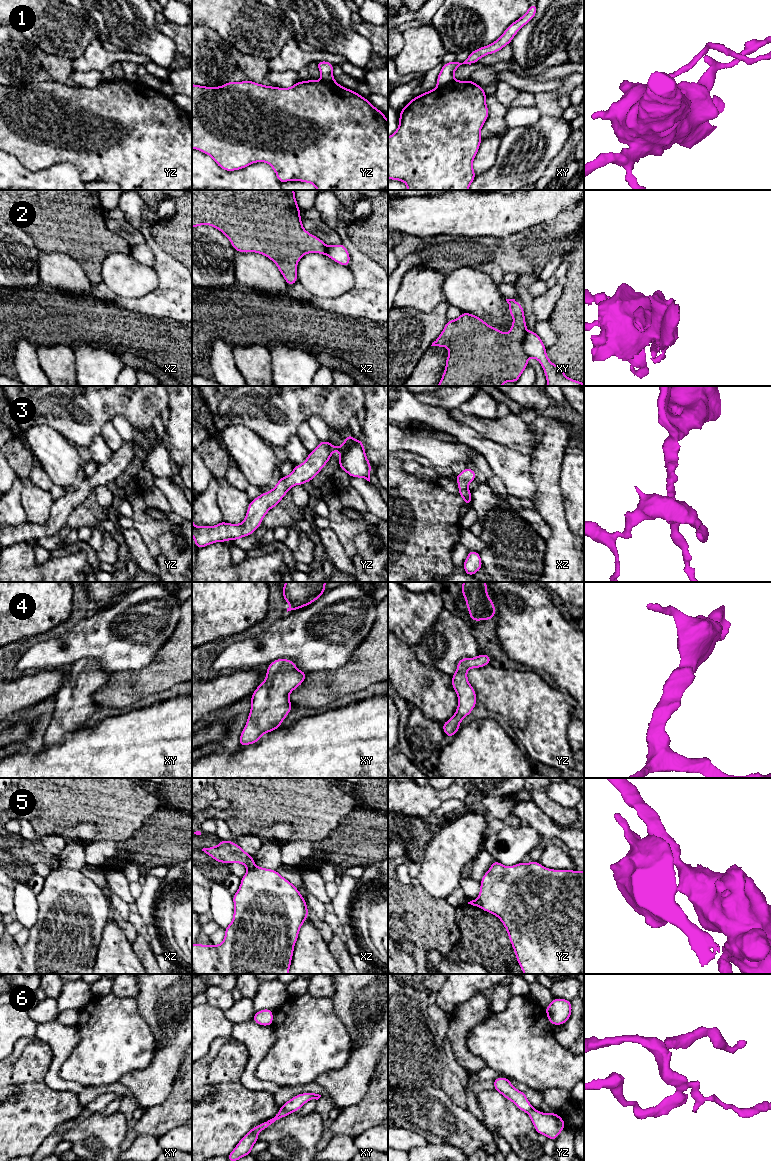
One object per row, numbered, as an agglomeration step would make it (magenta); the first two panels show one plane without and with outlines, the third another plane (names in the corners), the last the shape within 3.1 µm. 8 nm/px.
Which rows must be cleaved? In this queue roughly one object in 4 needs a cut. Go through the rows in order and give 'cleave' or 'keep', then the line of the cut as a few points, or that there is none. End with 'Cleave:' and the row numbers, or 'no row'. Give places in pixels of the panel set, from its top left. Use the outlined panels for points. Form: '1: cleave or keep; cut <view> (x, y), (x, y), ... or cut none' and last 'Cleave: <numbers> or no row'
1: cleave; cut xy (454, 79), (443, 86), (437, 87)
2: cleave; cut xy (526, 332), (523, 341), (523, 351), (528, 357)
3: keep; cut none
4: keep; cut none
5: cleave; cut xz (254, 865), (248, 869)
6: cleave; cut xy (280, 1108), (289, 1113)
Cleave: 1, 2, 5, 6

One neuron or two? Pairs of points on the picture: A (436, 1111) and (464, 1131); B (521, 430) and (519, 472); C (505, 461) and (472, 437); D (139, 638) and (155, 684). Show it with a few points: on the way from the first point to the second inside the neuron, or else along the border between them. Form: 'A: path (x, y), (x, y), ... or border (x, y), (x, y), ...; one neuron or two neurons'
A: path (443, 1118), (449, 1124), (457, 1127); one neuron
B: border (498, 443), (529, 456); two neurons
C: path (497, 456), (480, 445); one neuron
D: border (163, 645), (156, 659), (139, 669), (126, 671); two neurons

